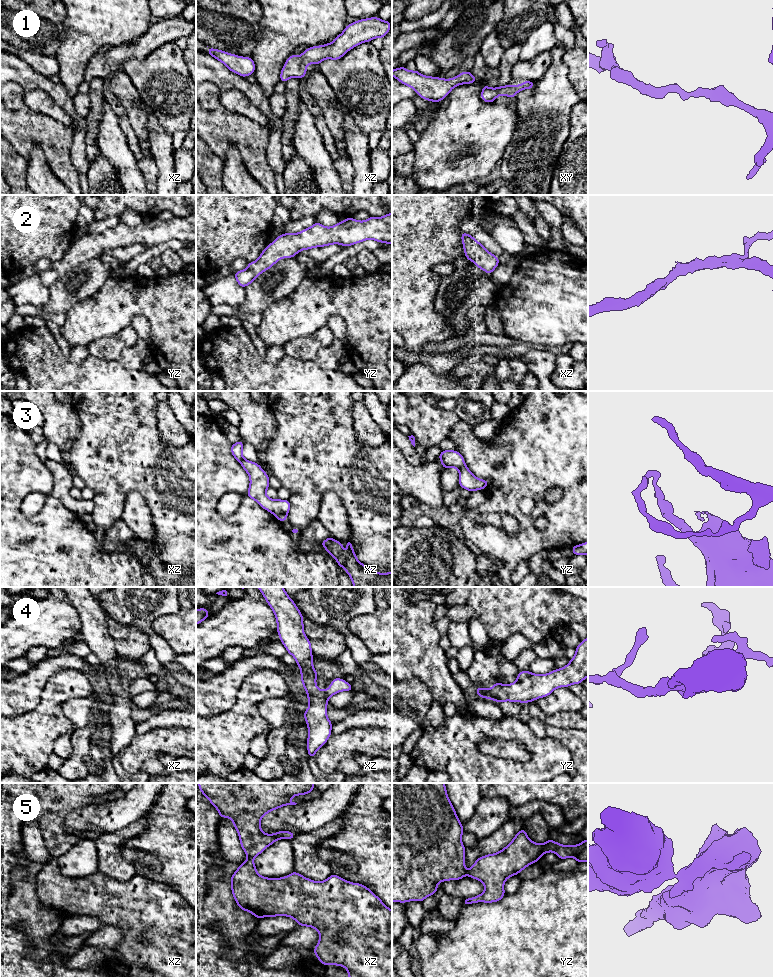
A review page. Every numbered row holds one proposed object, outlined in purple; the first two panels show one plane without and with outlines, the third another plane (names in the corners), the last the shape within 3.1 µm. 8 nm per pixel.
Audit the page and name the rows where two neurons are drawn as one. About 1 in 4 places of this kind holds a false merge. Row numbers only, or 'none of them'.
3, 5

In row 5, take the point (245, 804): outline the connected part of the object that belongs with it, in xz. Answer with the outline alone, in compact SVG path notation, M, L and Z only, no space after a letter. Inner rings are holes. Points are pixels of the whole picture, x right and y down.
M198 783L199 790L218 810L220 818L232 820L240 845L248 858L254 859L269 845L279 839L293 839L296 835L290 831L278 831L266 834L261 830L262 817L282 806L296 805L291 802L293 796L306 795L314 790L314 783Z

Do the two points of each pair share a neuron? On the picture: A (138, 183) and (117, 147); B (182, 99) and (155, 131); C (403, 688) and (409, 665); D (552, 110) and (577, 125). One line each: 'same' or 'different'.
A: same
B: different
C: different
D: different

